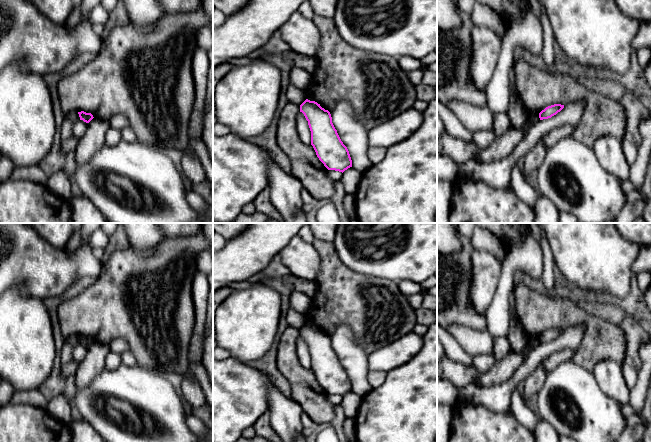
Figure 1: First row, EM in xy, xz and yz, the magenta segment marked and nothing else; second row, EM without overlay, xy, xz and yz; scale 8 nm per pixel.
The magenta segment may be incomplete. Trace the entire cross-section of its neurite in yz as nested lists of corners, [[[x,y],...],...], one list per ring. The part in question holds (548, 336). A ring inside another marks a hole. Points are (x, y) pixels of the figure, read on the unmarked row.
[[[554,328],[546,331],[539,337],[540,344],[551,342],[564,332],[564,329]]]

